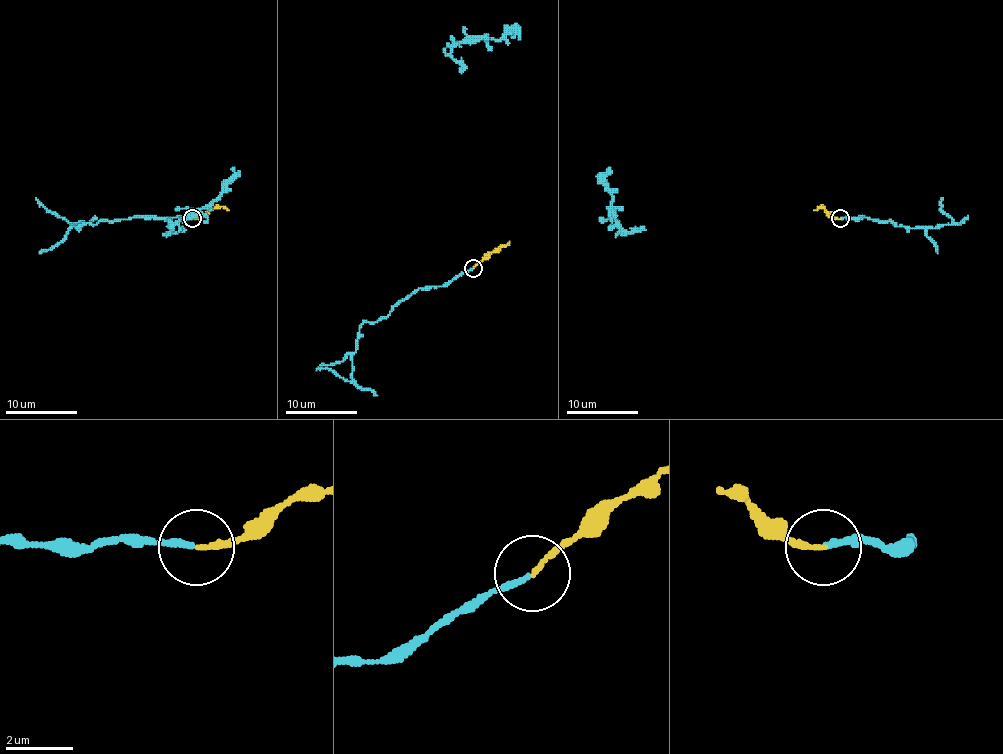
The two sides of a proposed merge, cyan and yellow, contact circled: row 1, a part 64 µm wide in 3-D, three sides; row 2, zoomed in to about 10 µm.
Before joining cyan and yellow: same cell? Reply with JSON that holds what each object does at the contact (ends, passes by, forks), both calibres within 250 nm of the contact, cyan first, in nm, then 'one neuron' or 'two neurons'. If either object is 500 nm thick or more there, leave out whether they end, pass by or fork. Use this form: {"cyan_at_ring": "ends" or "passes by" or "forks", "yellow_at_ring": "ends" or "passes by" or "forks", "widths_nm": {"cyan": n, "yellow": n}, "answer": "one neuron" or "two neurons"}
{"cyan_at_ring": "ends", "yellow_at_ring": "ends", "widths_nm": {"cyan": 170, "yellow": 160}, "answer": "one neuron"}

